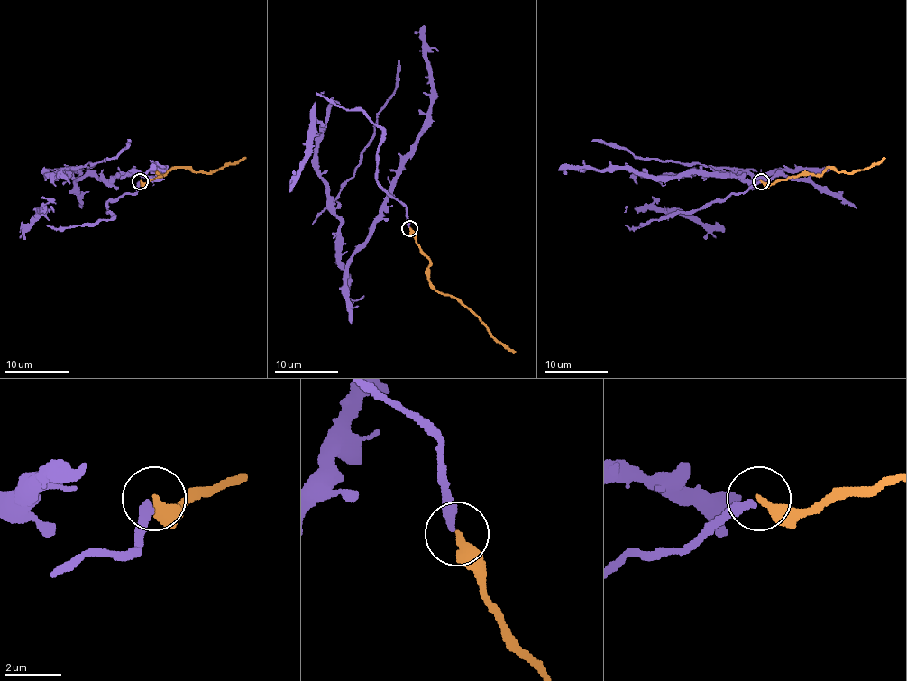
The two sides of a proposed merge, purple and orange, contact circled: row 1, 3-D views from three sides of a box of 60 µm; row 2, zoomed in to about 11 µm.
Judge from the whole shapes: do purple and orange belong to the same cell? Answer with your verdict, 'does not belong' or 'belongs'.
belongs

